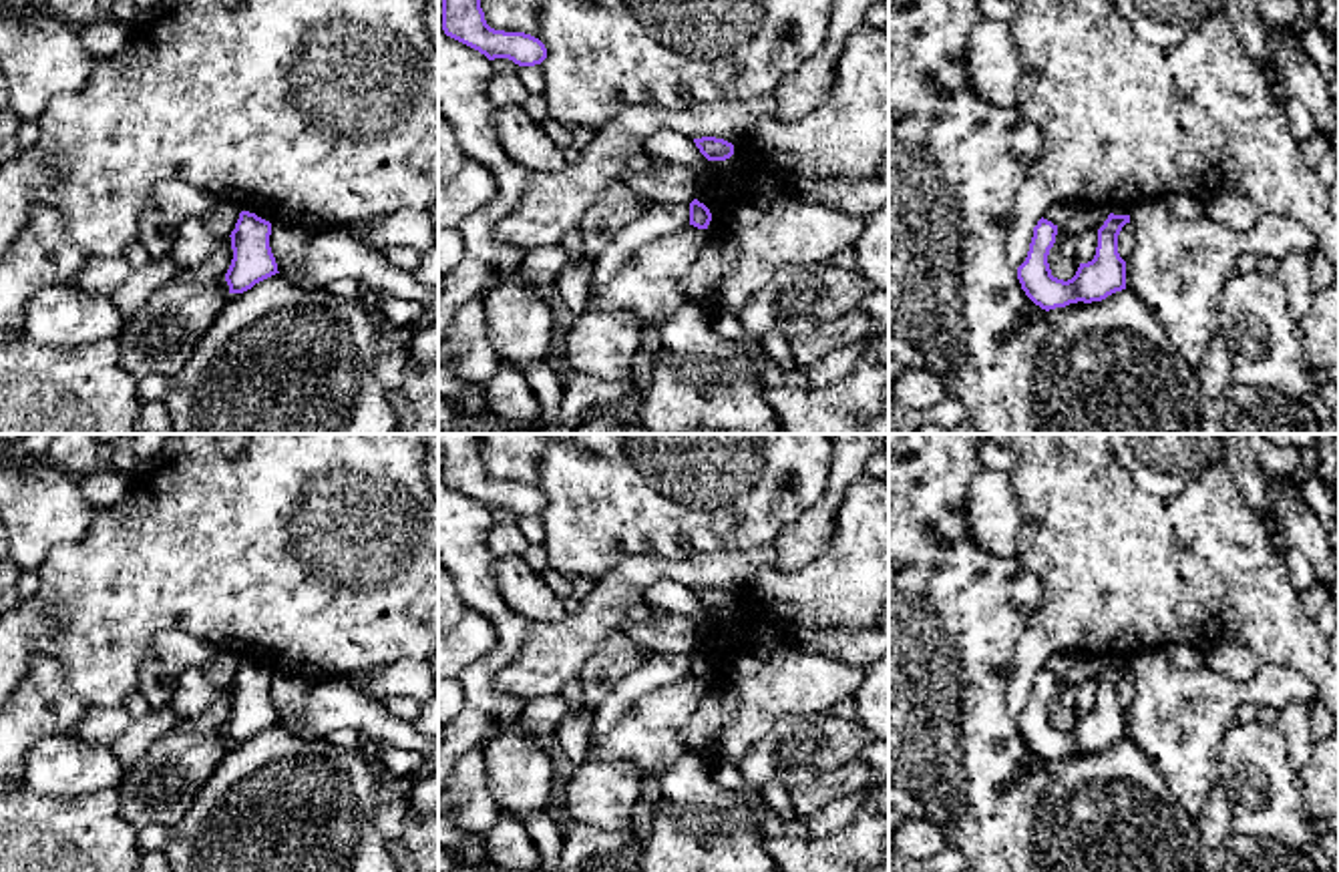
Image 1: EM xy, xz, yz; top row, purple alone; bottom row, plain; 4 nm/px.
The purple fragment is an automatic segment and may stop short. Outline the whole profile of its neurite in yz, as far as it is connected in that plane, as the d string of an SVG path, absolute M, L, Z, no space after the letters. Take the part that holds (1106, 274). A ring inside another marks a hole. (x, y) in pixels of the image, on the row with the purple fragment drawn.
M1110 213L1098 229L1096 255L1080 263L1076 275L1068 281L1051 275L1047 255L1056 243L1058 225L1039 219L1025 261L1017 267L1017 279L1025 295L1049 311L1070 303L1102 301L1108 295L1126 289L1126 261L1118 253L1118 235L1130 223L1130 215Z

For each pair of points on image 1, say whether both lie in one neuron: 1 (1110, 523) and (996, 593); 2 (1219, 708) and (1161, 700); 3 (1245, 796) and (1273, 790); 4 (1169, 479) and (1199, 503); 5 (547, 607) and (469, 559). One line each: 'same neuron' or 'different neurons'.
1: different neurons
2: same neuron
3: same neuron
4: different neurons
5: different neurons

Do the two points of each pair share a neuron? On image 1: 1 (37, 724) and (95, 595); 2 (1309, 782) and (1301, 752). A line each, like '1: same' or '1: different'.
1: different
2: different

